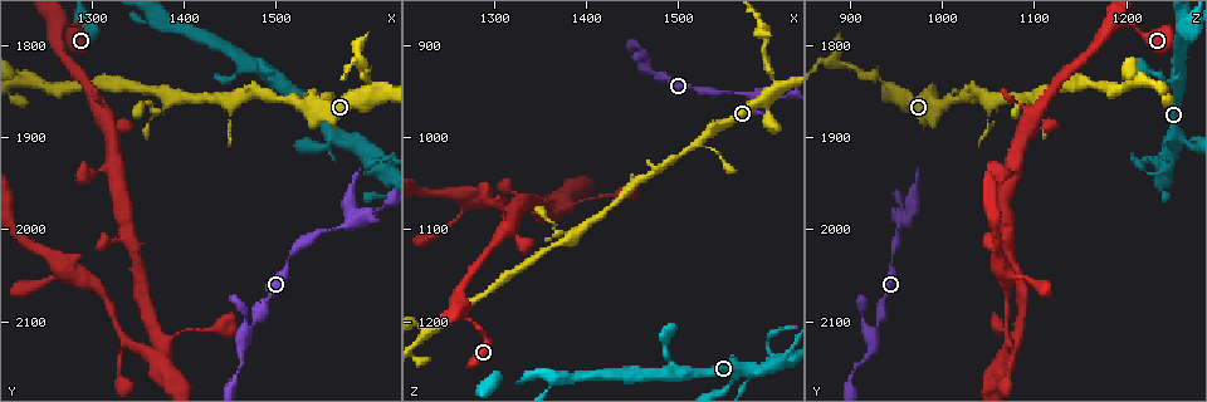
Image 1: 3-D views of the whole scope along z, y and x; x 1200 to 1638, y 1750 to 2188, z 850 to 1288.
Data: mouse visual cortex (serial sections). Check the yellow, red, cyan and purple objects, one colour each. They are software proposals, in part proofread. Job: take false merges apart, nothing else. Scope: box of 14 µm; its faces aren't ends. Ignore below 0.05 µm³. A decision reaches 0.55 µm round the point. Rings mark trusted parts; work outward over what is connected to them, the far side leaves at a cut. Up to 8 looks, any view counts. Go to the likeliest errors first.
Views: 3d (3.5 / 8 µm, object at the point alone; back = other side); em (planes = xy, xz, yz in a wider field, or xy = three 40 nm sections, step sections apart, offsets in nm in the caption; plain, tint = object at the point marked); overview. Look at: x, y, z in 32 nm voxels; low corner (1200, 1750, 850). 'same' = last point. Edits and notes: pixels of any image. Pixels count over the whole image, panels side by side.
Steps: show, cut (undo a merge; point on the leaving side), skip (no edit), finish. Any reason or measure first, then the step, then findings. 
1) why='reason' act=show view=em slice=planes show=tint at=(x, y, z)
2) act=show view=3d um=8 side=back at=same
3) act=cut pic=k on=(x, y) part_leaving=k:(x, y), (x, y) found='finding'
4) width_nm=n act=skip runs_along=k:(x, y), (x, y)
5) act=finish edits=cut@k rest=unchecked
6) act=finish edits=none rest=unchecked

why='thin neck' act=show view=3d um=8 at=(1365, 1865, 1100)

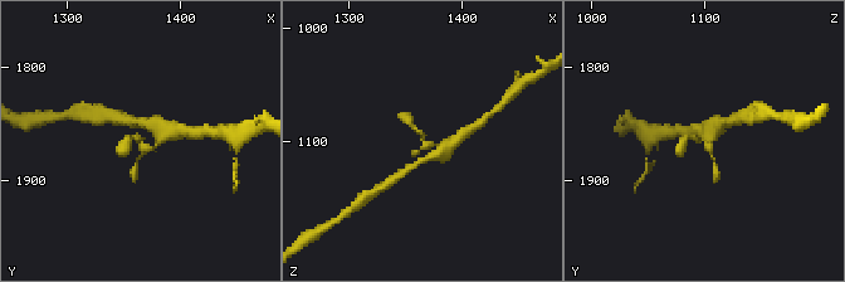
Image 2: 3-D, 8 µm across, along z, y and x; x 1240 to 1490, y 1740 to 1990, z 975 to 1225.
act=show view=em slice=planes show=tint at=(1366, 1864, 1102)

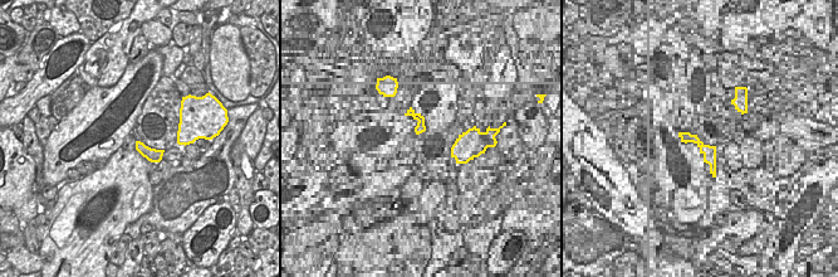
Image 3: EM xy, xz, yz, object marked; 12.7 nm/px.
width_nm=160 act=skip runs_along=2:(448, 147), (426, 145), (404, 117) found='all the same cell'

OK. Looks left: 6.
why='narrows sharply' act=show view=3d um=3.5 side=back at=(1615, 1975, 960)

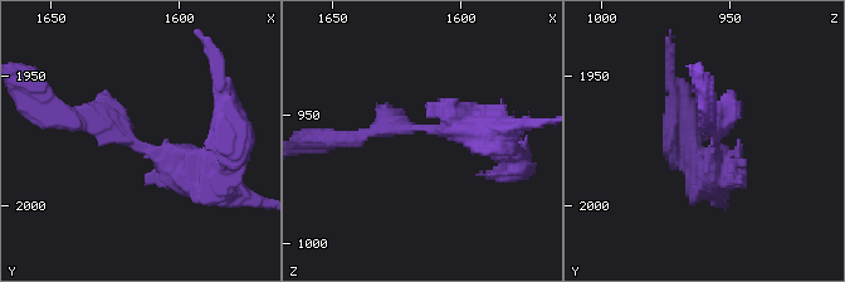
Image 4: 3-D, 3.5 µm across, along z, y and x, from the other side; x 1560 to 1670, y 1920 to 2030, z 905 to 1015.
arm_widths_nm=250,450 act=show view=em slice=xy step=2 show=tint at=(1616, 1978, 956)

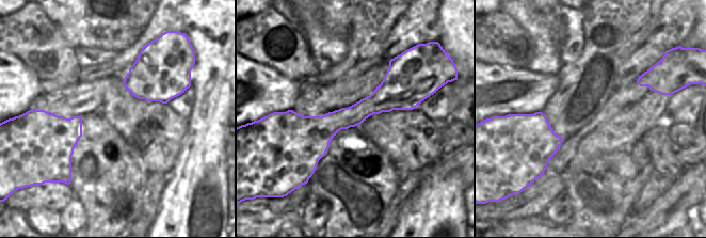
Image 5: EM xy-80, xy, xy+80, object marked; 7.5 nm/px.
width_nm=190 act=skip runs_along=4:(210, 178), (126, 142), (102, 92) found='continuous, no second cell'

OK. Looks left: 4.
why='sharp bend' act=show view=3d um=3.5 at=(1580, 1905, 1260)

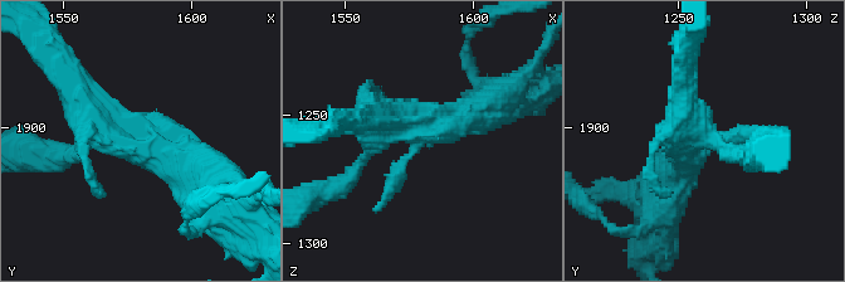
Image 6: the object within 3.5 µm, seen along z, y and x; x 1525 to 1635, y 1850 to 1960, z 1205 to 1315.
arms=4 arm_widths_nm=200,200,400,450 why='need the tissue' act=show view=em slice=planes show=tint at=(1578, 1903, 1261)

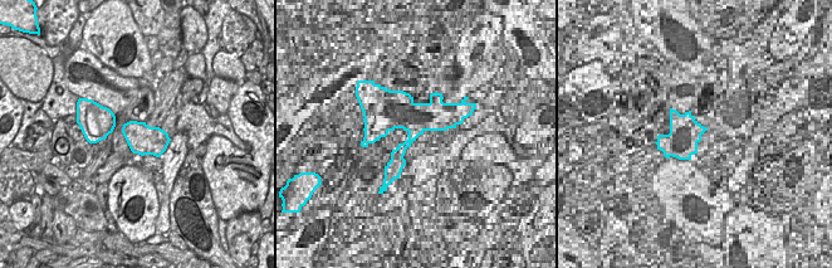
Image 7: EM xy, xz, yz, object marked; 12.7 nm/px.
width_nm=380 act=skip runs_along=6:(683, 98), (689, 137), (773, 130) found='one cell here'

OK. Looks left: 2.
act=finish edits=none rest=unchecked

